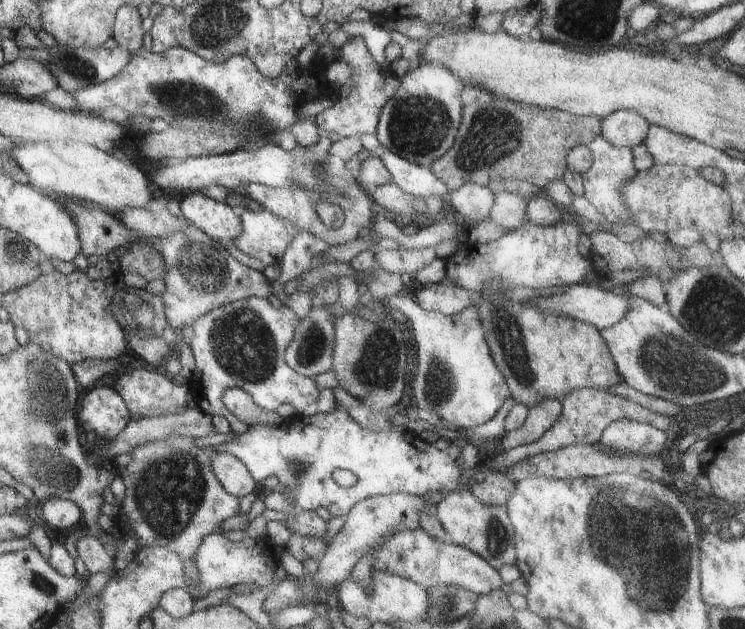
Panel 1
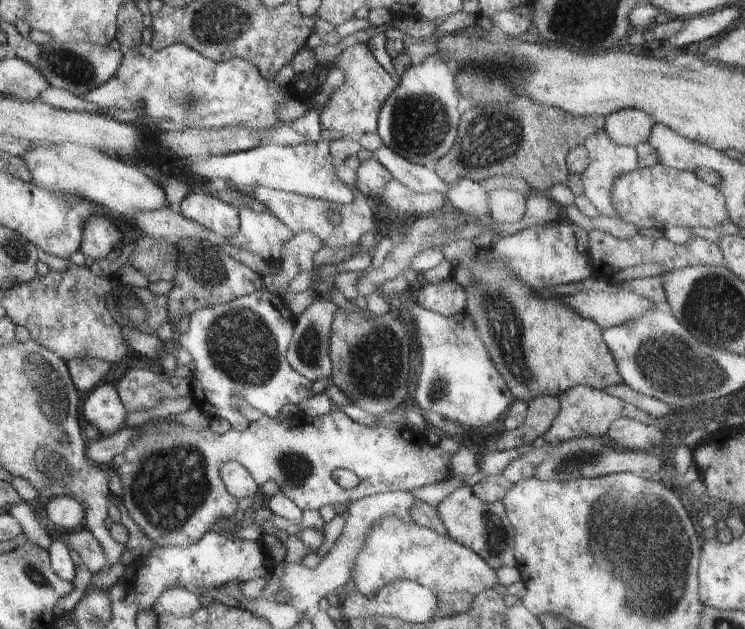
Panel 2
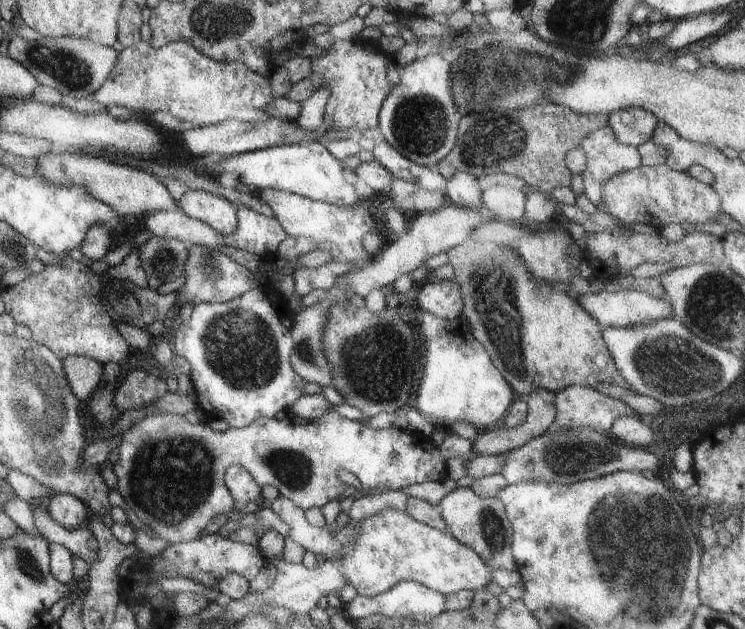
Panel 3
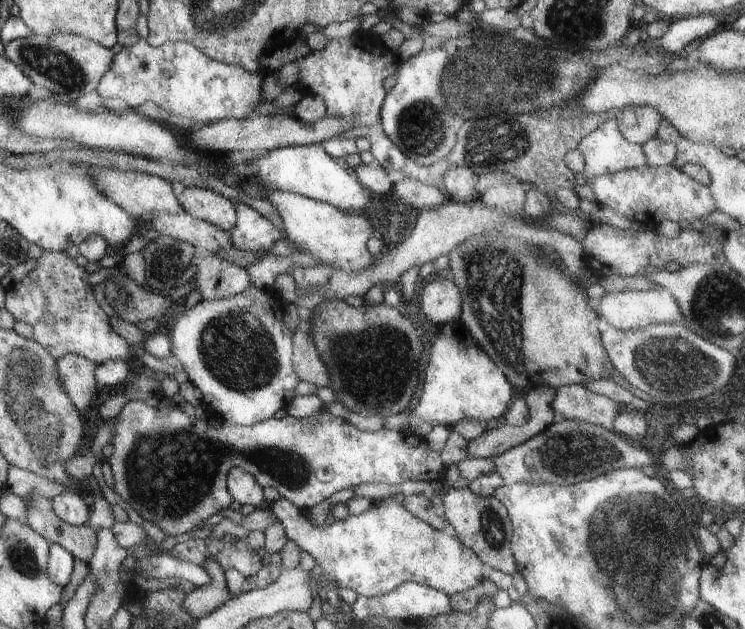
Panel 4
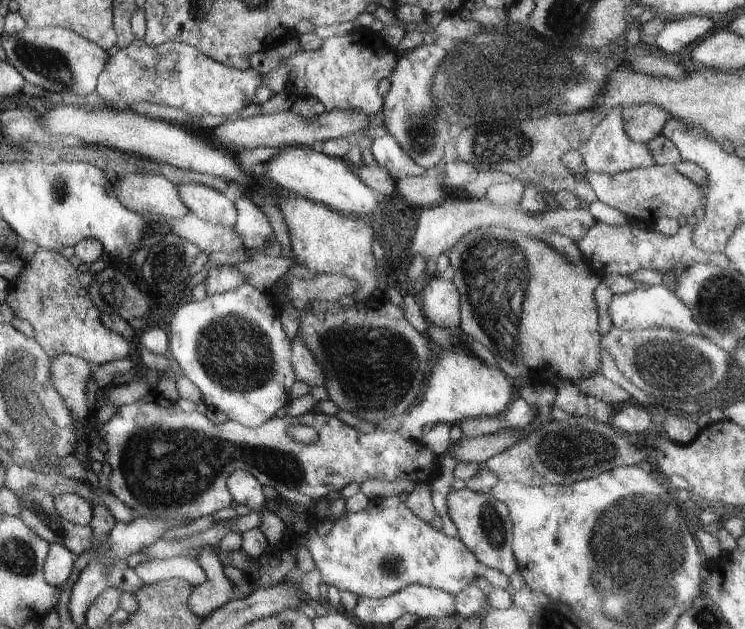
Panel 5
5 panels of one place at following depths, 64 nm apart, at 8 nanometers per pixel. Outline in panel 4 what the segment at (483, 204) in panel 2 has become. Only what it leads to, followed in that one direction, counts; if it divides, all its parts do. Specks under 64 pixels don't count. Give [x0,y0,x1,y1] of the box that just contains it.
[441,166,479,202]

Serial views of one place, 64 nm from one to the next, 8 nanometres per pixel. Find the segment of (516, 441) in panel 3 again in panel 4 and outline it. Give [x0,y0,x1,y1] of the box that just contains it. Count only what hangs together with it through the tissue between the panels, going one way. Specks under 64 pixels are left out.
[465,386,555,460]

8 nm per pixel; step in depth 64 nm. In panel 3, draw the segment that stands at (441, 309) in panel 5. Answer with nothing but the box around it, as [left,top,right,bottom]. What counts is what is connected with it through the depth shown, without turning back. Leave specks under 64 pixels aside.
[417,280,463,320]

